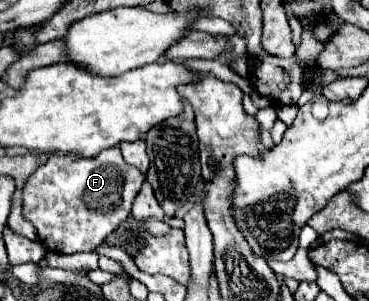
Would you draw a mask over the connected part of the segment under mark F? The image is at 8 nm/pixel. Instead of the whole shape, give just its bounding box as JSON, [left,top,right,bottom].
[22,147,144,253]

